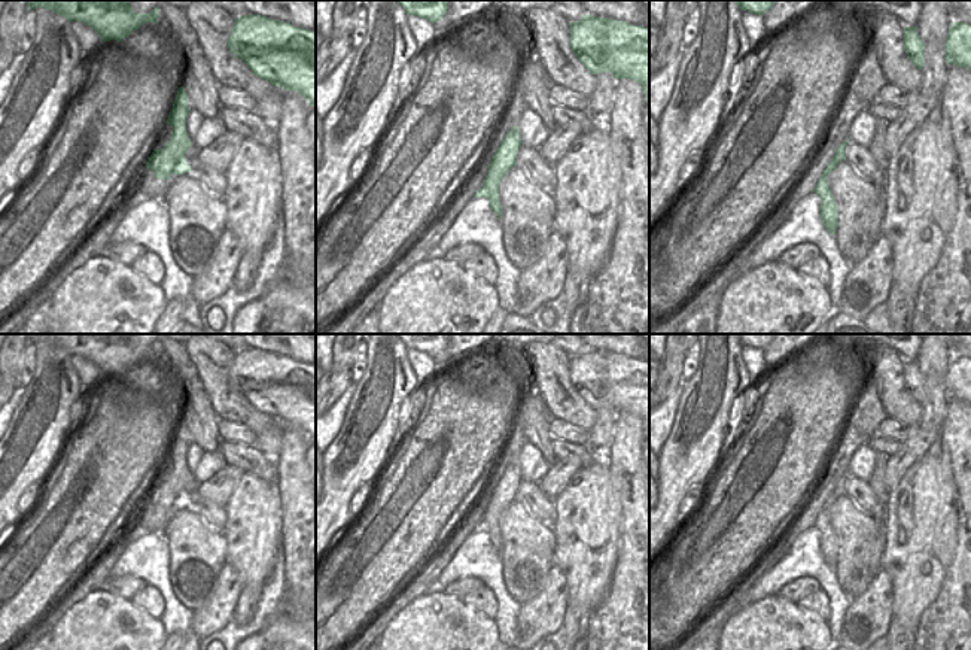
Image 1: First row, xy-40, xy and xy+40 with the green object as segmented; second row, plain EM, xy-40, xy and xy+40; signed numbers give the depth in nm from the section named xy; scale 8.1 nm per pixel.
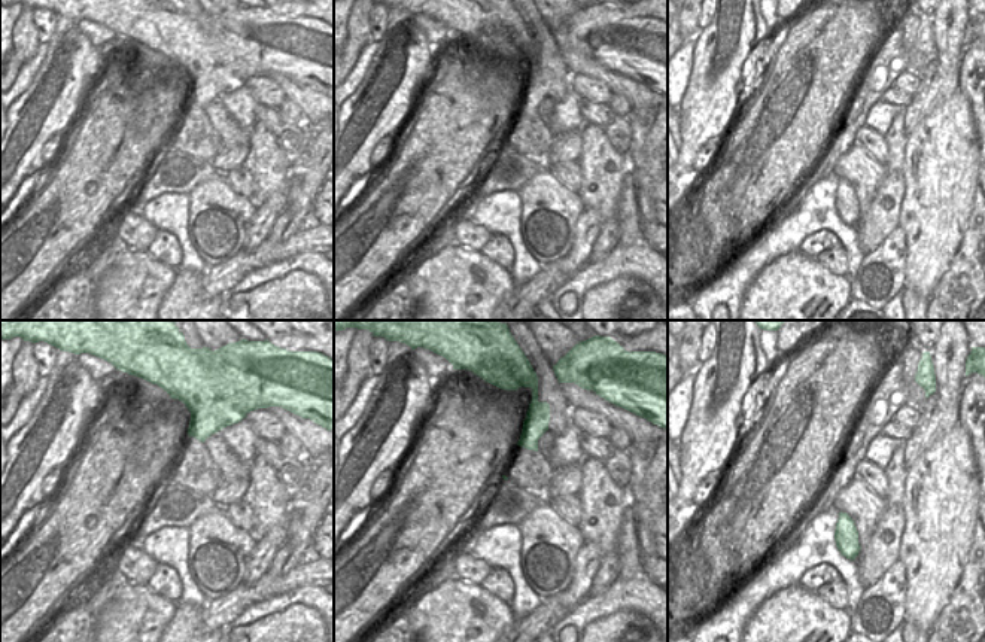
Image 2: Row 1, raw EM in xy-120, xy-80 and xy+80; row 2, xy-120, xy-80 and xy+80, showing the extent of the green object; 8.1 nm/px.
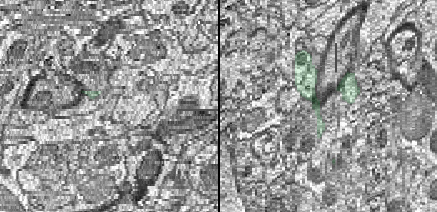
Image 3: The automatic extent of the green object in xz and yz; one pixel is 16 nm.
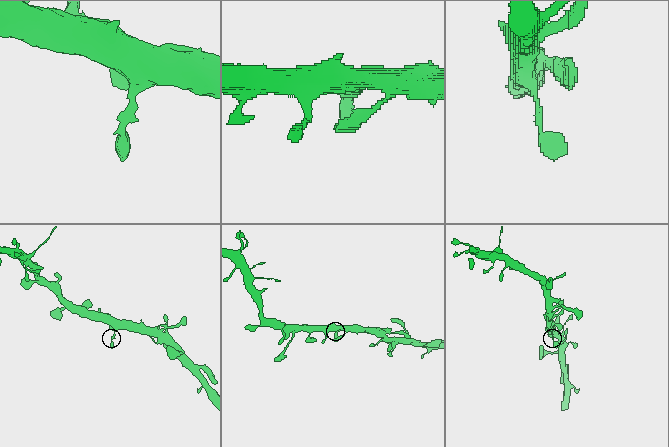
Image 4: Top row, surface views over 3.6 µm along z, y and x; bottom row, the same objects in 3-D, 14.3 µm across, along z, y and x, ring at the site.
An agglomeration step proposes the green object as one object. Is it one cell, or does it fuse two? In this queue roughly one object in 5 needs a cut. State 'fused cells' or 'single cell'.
single cell

